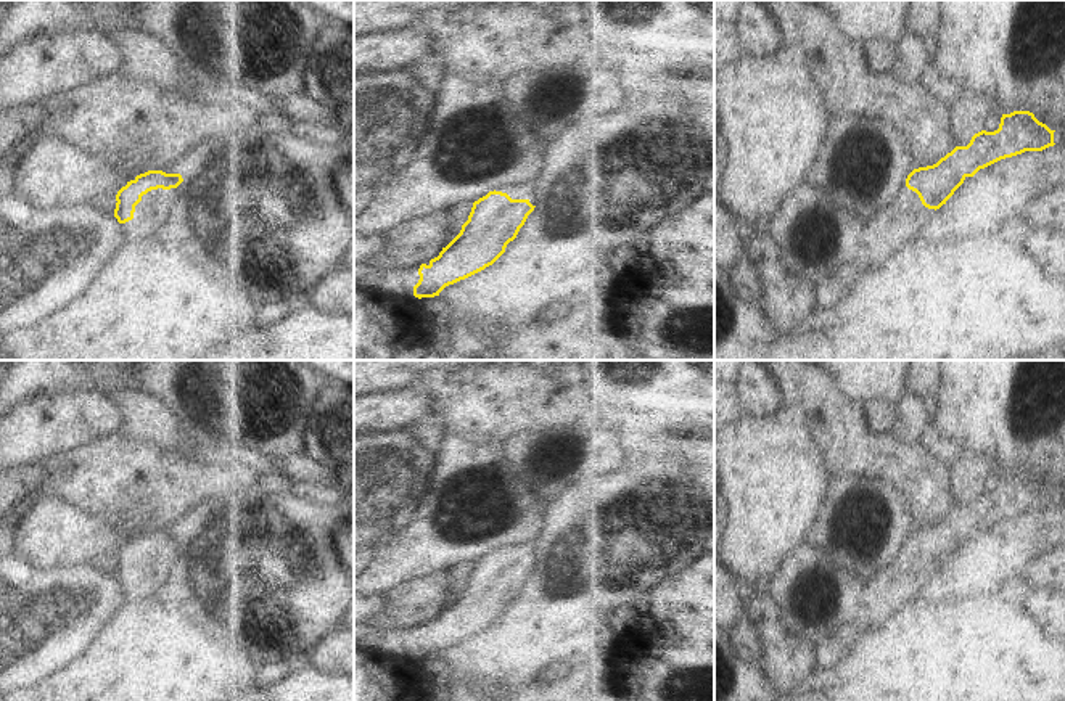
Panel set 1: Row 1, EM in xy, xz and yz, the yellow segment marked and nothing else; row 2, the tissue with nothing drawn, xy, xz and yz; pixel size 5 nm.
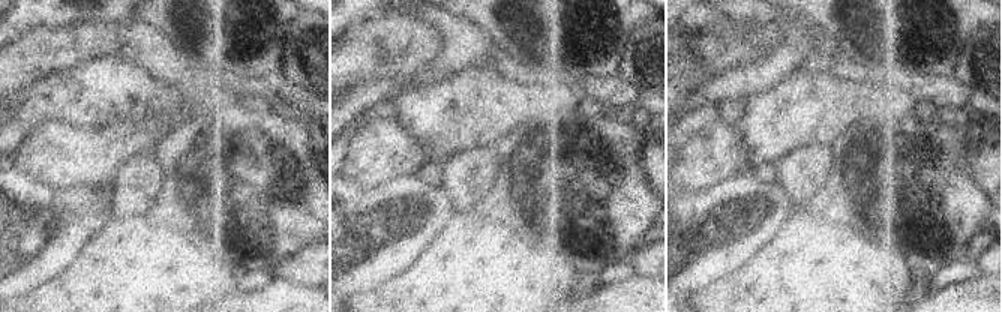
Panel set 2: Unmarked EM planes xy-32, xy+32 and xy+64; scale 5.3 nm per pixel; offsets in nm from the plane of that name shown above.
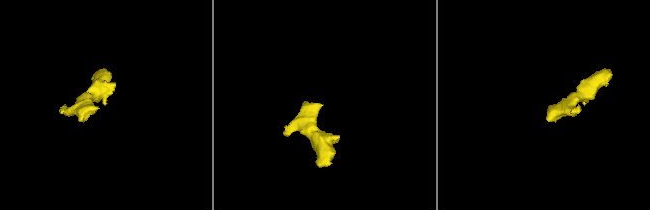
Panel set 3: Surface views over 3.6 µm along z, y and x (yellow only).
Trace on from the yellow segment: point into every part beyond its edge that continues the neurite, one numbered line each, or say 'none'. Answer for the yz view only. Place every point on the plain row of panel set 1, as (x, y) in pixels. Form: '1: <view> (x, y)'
1: yz (814, 597)

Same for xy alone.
1: xy (150, 573)

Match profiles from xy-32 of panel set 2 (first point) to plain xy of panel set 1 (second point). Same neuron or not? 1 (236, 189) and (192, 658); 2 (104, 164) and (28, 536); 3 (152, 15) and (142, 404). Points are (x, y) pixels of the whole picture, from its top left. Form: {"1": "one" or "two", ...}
{"1": "two", "2": "one", "3": "two"}

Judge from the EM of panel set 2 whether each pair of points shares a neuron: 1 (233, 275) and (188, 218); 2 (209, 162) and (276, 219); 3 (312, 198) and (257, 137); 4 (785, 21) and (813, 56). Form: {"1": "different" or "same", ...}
{"1": "different", "2": "same", "3": "same", "4": "same"}

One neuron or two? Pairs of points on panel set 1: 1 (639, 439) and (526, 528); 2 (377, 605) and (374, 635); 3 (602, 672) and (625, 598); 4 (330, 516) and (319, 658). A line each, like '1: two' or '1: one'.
1: two
2: two
3: two
4: two

